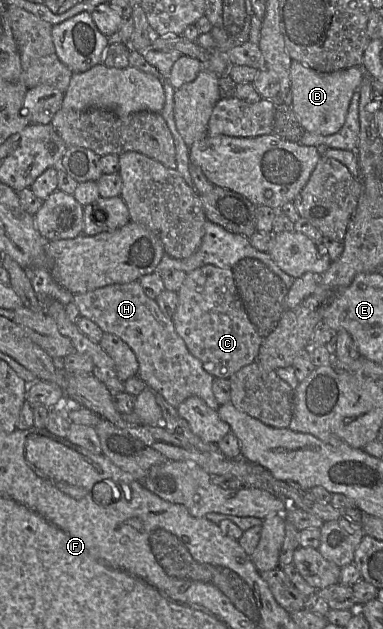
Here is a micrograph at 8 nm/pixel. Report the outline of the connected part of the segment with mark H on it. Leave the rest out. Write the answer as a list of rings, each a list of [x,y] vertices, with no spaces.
[[[138,281],[111,284],[90,292],[75,294],[72,302],[77,306],[80,316],[95,322],[104,333],[114,334],[128,344],[138,360],[137,376],[172,407],[176,408],[192,396],[201,398],[214,410],[220,406],[212,392],[215,377],[190,353],[184,340],[175,330],[172,317],[164,314],[155,299],[144,293]]]

